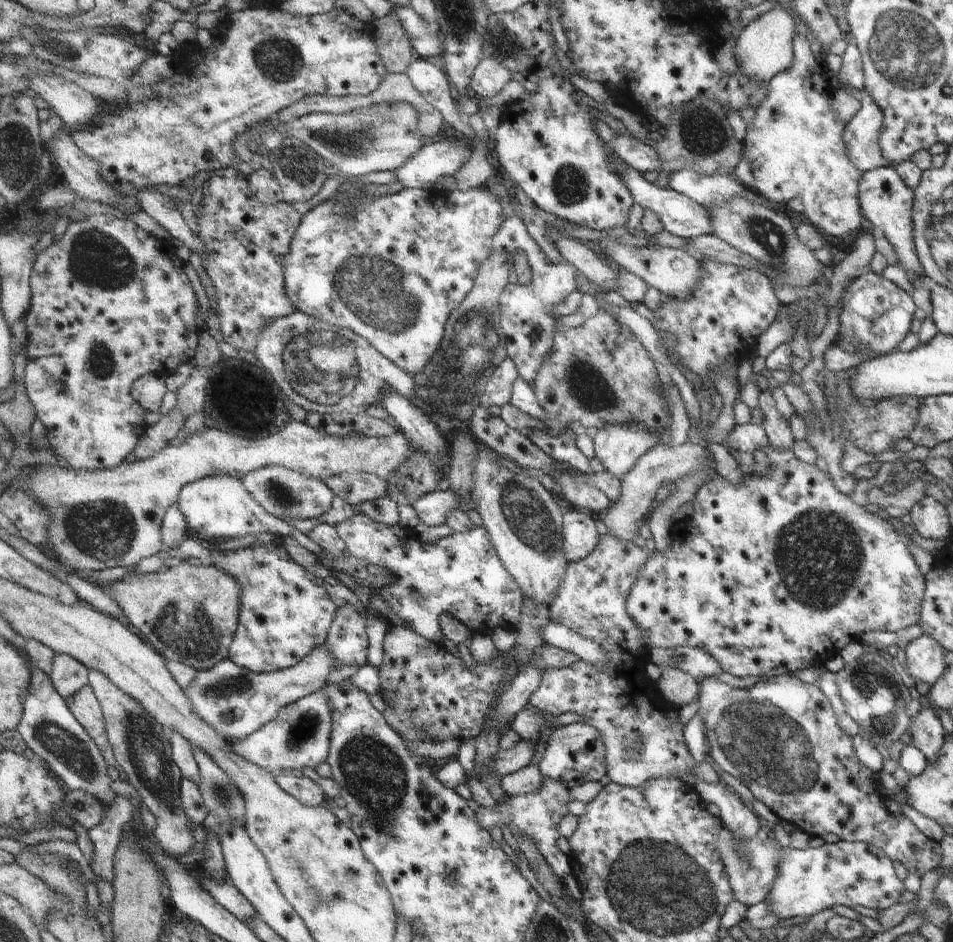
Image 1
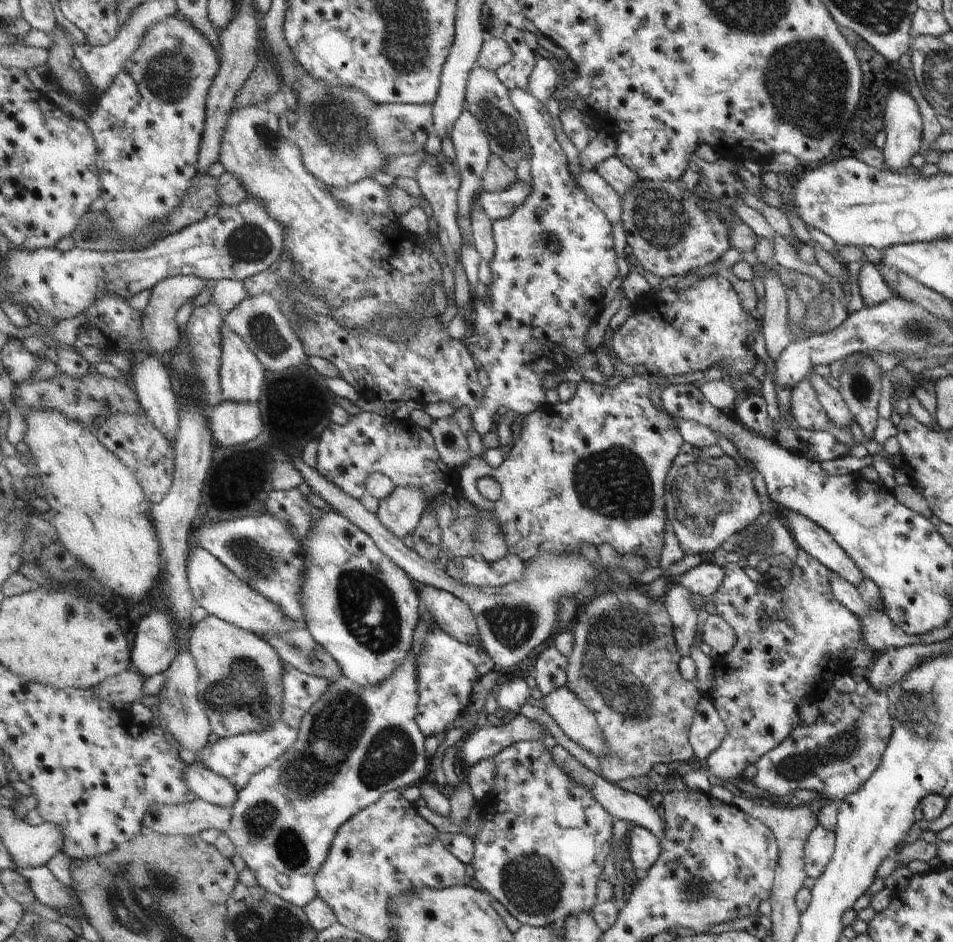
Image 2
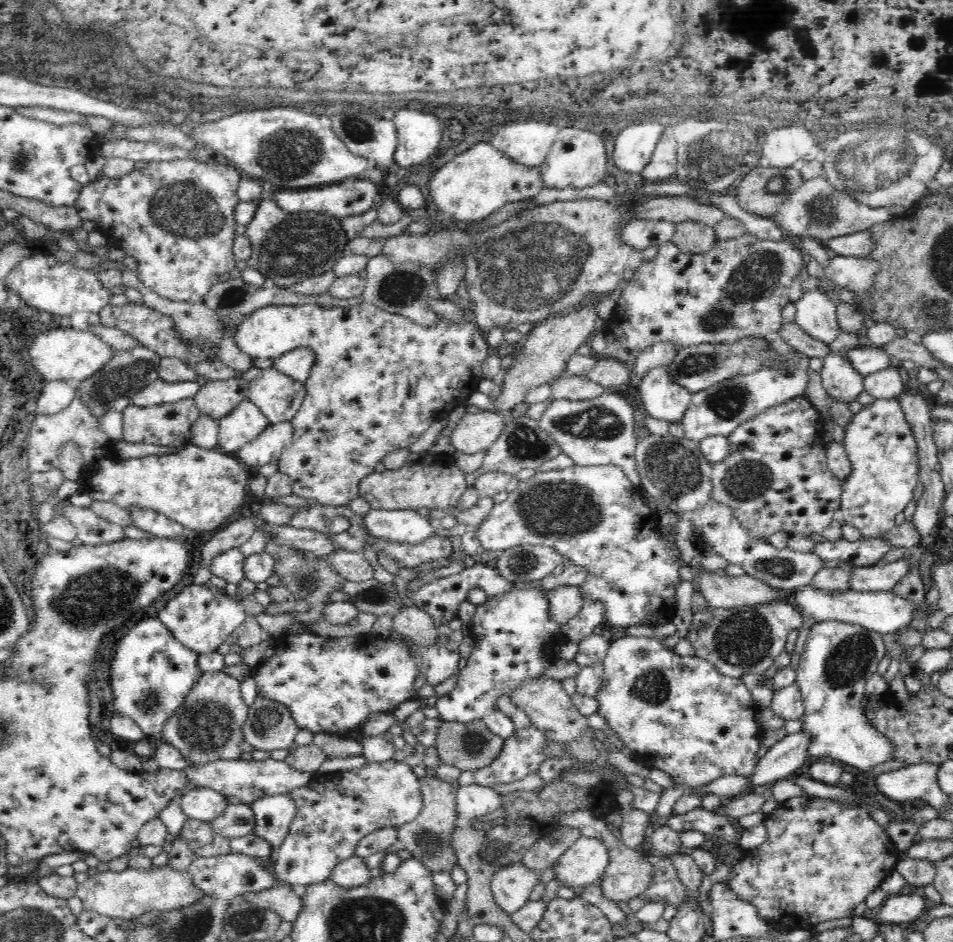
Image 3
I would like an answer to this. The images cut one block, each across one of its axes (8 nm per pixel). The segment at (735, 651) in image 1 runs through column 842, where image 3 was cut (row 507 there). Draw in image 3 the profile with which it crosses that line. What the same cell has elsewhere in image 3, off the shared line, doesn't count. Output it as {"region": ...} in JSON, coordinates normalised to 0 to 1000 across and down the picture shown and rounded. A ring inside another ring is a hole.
{"region":[[[607,495],[590,499],[571,500],[561,503],[553,511],[546,511],[542,518],[532,524],[532,530],[519,535],[514,550],[502,561],[501,569],[505,581],[516,588],[546,579],[569,579],[580,582],[591,591],[598,592],[604,601],[618,605],[616,617],[609,621],[613,635],[629,637],[636,642],[635,658],[639,666],[668,665],[674,656],[697,650],[705,657],[709,646],[707,626],[714,618],[714,585],[709,576],[699,576],[693,569],[676,573],[686,562],[682,539],[676,531],[672,517],[666,517],[648,495]]]}

